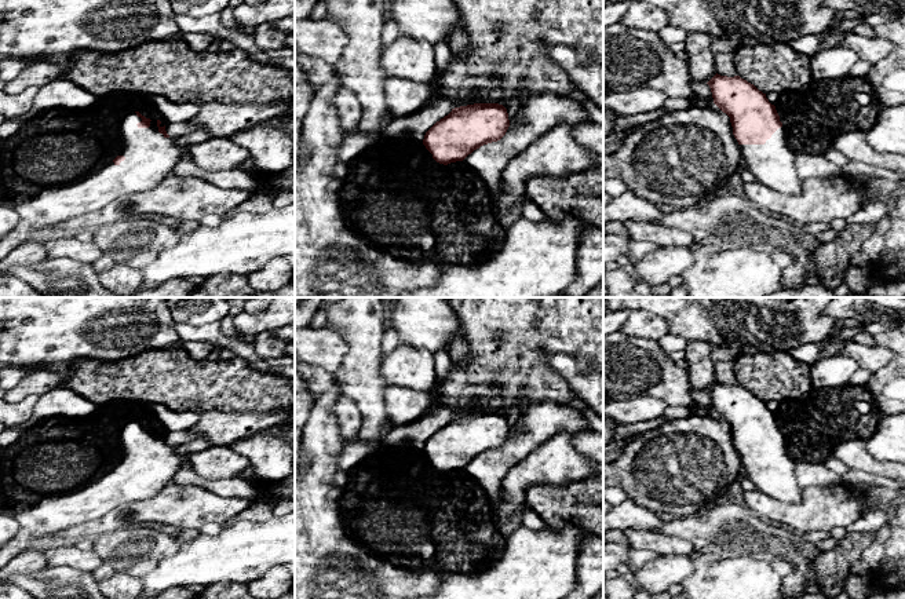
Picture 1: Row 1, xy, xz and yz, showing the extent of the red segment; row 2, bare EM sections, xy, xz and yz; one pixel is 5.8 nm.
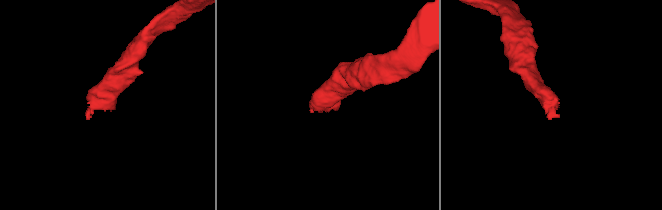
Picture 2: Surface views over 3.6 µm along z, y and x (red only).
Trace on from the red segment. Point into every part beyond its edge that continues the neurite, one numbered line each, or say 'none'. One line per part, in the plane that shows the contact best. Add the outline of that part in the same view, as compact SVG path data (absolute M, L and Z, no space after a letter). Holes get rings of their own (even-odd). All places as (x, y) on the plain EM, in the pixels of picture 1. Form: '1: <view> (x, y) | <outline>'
1: yz (773, 473) | M784 427L780 430L782 435L764 453L740 453L740 459L755 489L782 503L796 504L803 490L796 481L796 463L787 449L787 431Z

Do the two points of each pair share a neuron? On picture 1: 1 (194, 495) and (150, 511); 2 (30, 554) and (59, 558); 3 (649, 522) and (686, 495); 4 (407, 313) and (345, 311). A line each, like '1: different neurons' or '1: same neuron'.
1: same neuron
2: different neurons
3: different neurons
4: different neurons

